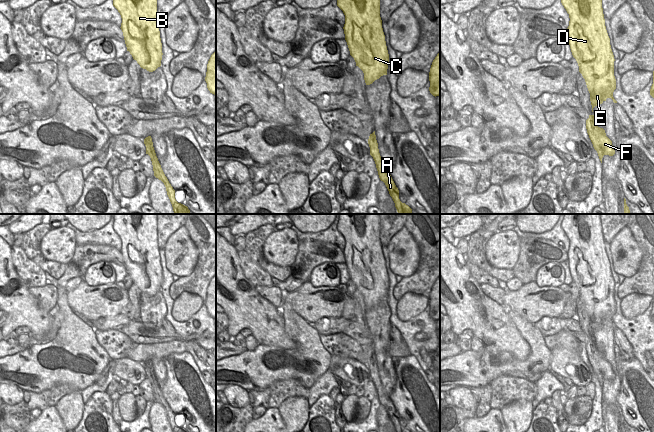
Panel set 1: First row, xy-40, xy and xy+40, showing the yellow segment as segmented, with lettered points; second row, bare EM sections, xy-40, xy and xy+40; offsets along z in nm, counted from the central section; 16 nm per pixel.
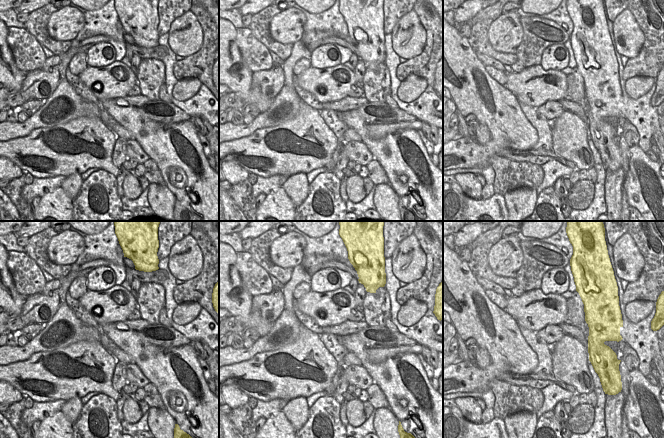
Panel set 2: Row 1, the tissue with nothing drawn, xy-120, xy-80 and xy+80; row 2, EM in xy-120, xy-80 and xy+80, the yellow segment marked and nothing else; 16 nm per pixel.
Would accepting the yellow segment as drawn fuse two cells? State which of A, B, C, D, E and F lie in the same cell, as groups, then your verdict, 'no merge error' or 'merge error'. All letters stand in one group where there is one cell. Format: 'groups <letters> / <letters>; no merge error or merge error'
groups A / B C D E F; merge error

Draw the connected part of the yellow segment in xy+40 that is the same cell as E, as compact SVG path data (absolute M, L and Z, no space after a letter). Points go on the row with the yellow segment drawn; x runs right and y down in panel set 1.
M561 0L561 3L569 14L570 21L567 28L569 45L590 93L592 112L595 106L602 104L607 98L617 103L613 97L616 89L615 59L605 26L602 0Z

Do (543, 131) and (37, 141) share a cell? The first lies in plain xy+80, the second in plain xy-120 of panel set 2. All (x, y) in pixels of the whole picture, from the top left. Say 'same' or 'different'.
same

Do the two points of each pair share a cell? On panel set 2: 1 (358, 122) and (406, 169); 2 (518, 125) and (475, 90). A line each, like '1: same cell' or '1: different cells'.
1: same cell
2: same cell

